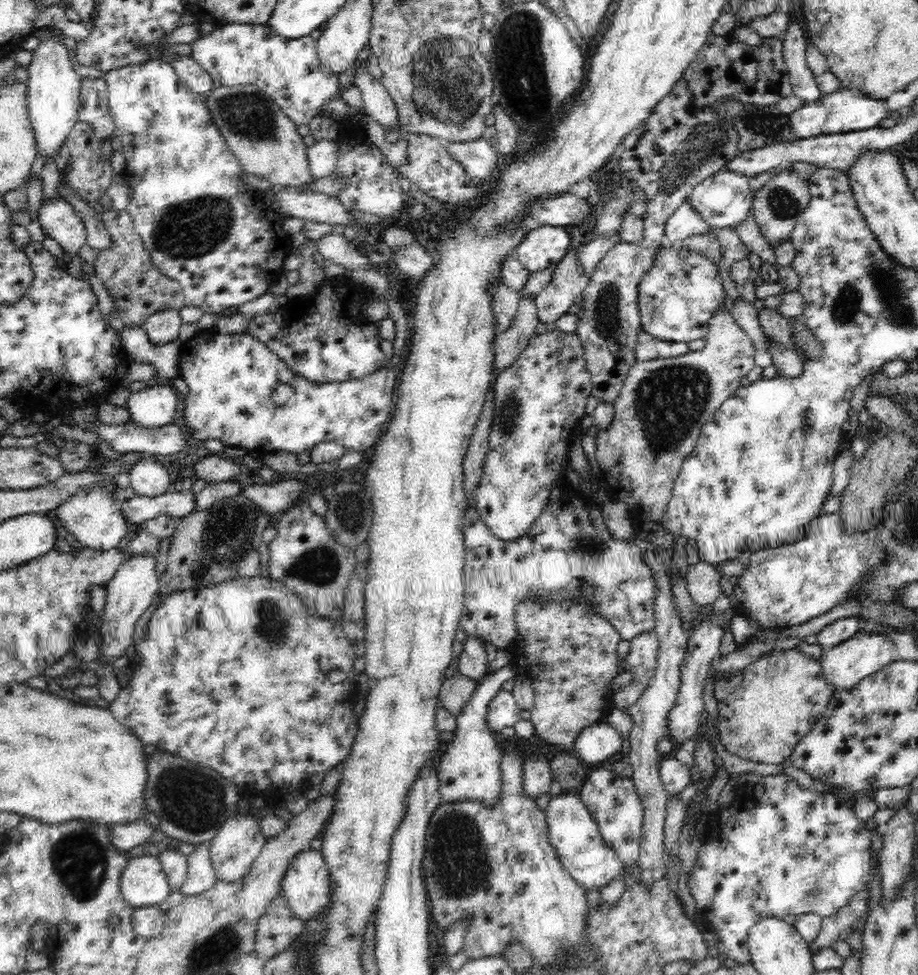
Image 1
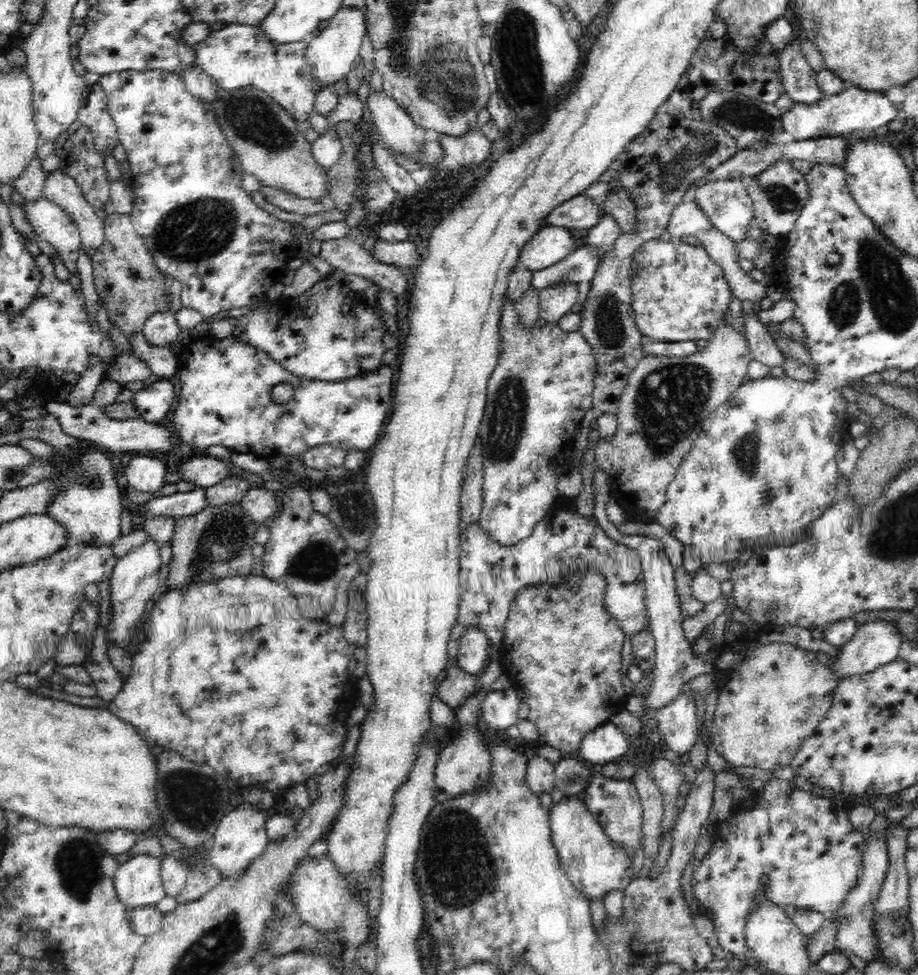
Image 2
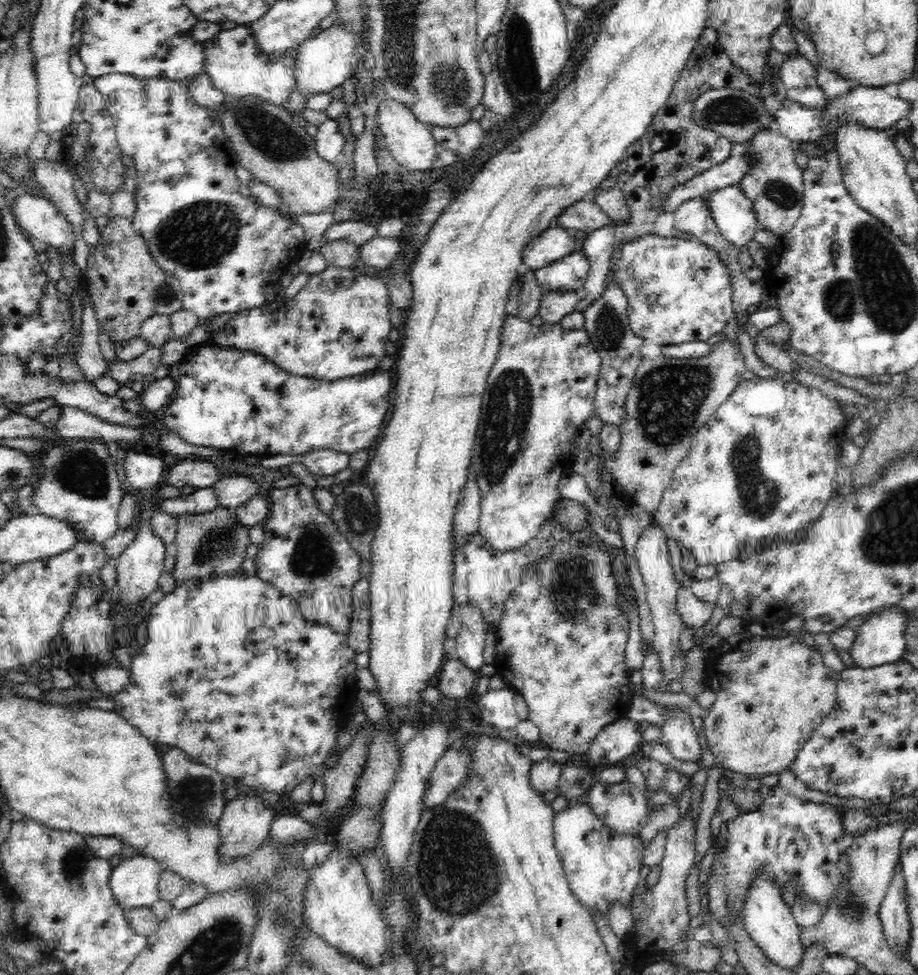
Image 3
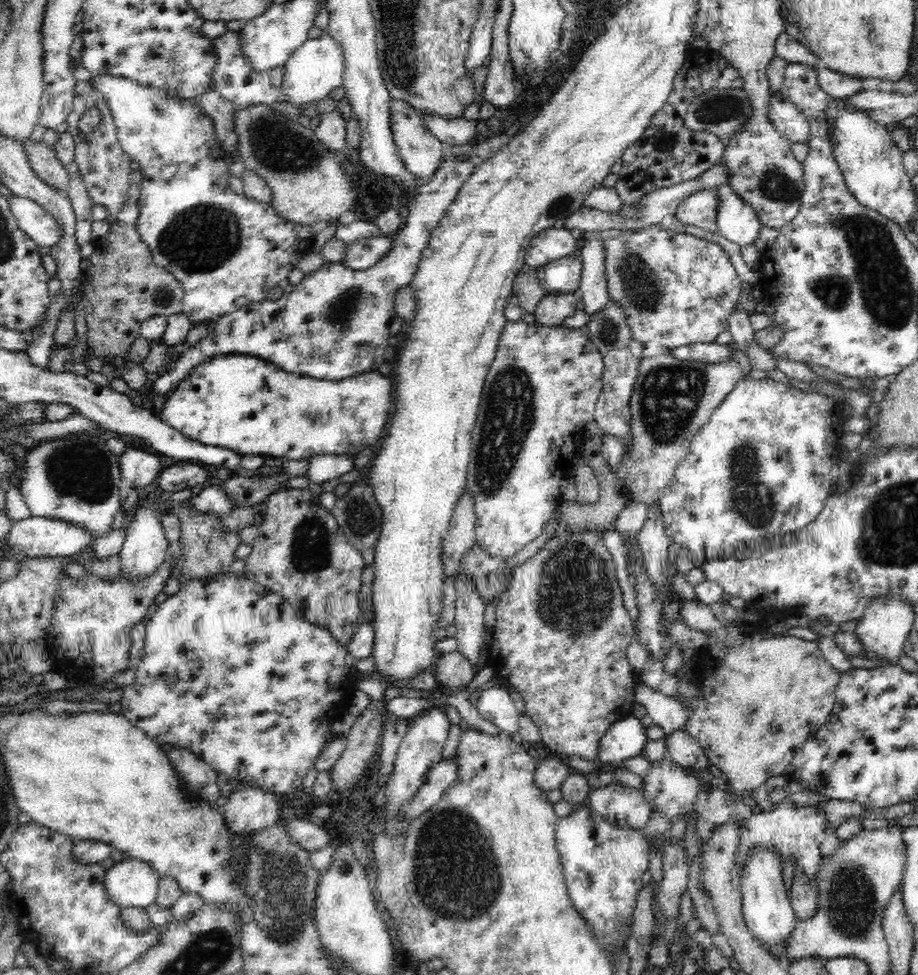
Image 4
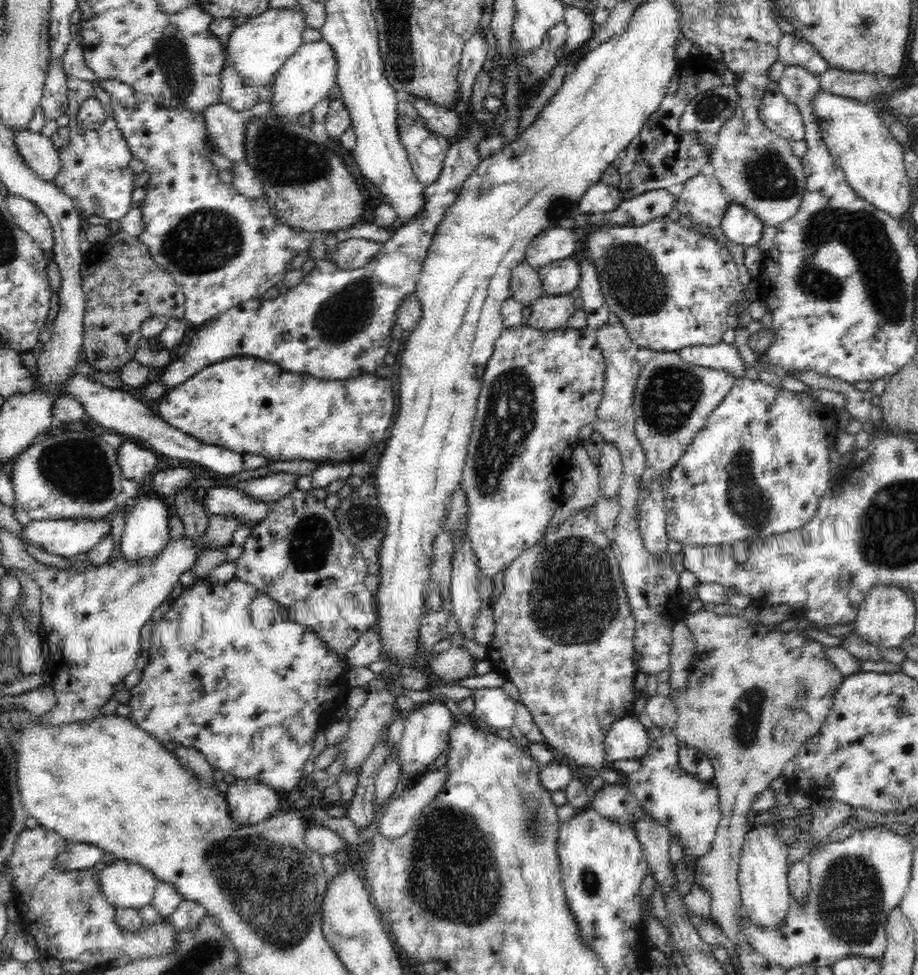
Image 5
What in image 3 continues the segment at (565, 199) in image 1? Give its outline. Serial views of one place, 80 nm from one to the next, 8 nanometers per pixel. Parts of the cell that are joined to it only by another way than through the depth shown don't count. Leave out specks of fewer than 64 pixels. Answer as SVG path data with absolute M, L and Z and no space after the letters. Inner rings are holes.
M590 198L582 199L576 204L569 206L564 213L556 218L558 227L572 229L574 231L583 230L591 233L592 231L603 229L604 226L612 224L614 226L625 225L628 220L613 222L613 219L604 214L604 211Z

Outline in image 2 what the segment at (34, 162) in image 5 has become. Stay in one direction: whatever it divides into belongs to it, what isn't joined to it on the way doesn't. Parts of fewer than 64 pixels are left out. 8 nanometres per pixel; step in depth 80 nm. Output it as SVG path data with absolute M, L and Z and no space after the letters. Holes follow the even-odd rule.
M58 168L55 172L45 174L43 187L42 196L62 207L80 227L82 247L97 249L102 246L106 238L104 221L96 215L96 210L88 203L74 179Z

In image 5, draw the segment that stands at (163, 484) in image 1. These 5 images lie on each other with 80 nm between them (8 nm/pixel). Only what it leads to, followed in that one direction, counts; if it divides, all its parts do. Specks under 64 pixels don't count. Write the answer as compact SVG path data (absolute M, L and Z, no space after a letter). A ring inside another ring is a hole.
M130 440L122 442L116 452L116 461L120 465L123 478L134 480L138 487L158 471L159 458L156 452L145 446L140 448Z

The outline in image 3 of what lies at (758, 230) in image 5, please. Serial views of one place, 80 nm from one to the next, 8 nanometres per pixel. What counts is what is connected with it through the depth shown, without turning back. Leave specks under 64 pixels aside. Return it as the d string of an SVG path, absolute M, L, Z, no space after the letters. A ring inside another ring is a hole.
M738 184L710 191L704 197L719 232L727 241L742 248L754 238L757 216L752 201Z

